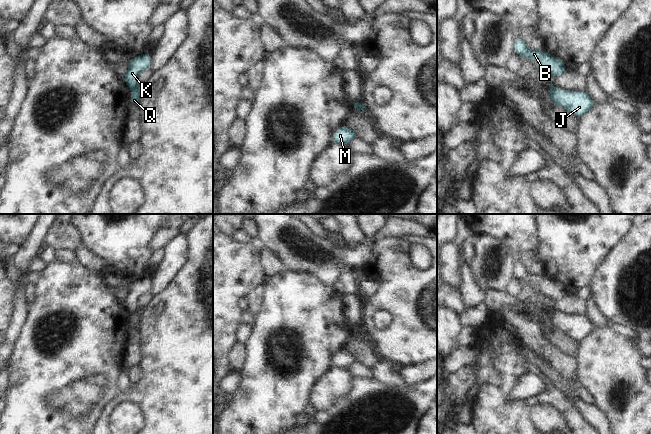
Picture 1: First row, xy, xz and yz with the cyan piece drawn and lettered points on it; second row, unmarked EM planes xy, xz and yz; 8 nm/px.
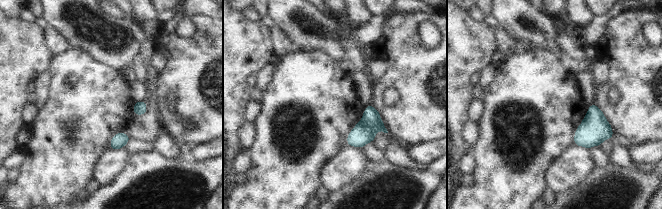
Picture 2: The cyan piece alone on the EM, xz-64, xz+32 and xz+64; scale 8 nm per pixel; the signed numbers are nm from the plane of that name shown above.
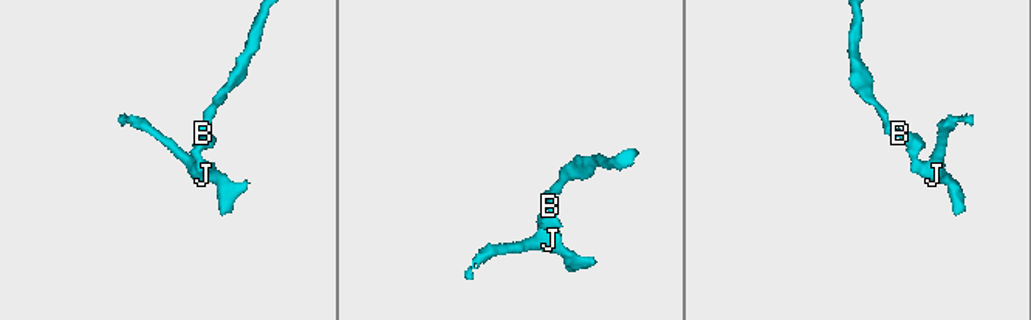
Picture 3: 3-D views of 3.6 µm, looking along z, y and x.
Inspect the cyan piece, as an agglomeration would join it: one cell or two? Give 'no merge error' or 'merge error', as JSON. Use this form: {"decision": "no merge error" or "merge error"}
{"decision": "merge error"}

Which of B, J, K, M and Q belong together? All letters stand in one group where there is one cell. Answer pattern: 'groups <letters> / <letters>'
groups B K / J M Q

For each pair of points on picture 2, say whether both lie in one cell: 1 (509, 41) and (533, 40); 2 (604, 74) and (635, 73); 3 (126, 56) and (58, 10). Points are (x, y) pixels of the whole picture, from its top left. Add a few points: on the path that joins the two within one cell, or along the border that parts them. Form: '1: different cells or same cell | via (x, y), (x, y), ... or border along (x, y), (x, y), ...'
1: different cells | border along (500, 26), (505, 28), (521, 45)
2: different cells | border along (601, 59), (610, 66), (610, 76), (598, 87)
3: same cell | via (107, 52), (94, 43), (76, 37), (71, 29)

